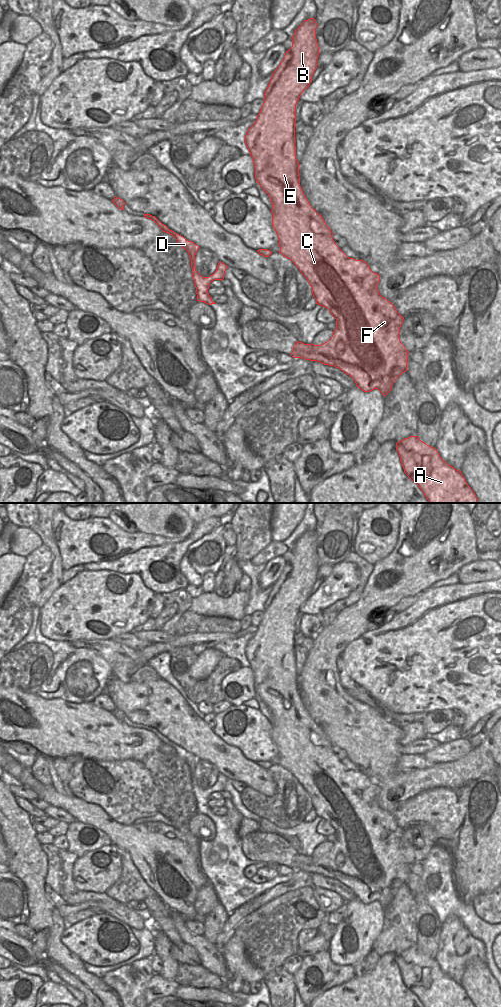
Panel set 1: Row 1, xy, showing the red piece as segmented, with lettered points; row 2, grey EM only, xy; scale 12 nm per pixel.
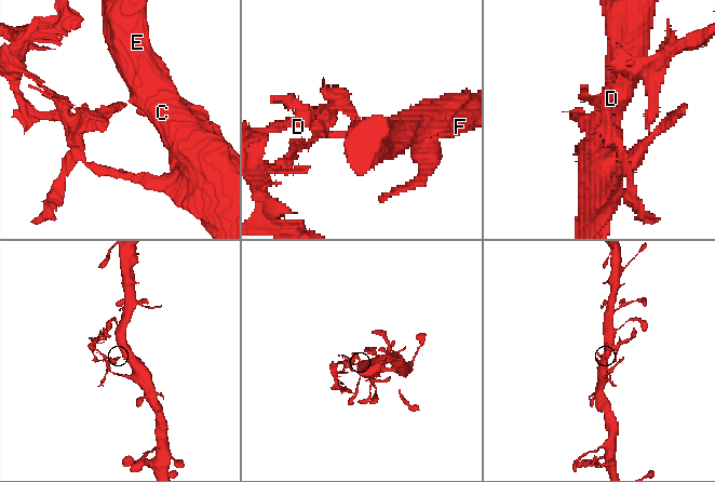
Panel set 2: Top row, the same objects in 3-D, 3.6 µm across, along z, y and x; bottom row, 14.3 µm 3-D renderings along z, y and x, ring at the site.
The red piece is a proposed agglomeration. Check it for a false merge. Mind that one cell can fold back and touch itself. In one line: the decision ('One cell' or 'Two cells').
One cell.

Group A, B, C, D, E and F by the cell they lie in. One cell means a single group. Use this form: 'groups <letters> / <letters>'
groups A B C D E F

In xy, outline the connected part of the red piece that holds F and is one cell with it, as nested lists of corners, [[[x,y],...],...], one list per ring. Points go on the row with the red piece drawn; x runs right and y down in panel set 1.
[[[314,18],[305,20],[292,36],[292,47],[286,51],[283,60],[272,73],[271,80],[264,92],[264,103],[257,120],[245,135],[245,144],[253,159],[255,179],[272,203],[272,227],[279,238],[279,247],[284,257],[290,259],[307,279],[316,304],[327,308],[336,319],[336,329],[332,337],[321,345],[296,342],[291,356],[305,360],[317,361],[324,365],[334,366],[351,376],[356,386],[364,392],[378,389],[386,396],[392,389],[393,383],[407,371],[408,352],[400,341],[400,328],[404,317],[395,306],[379,294],[377,285],[380,276],[374,273],[369,265],[361,260],[348,257],[333,240],[333,233],[325,223],[323,217],[312,208],[300,186],[299,162],[296,159],[295,122],[296,105],[301,94],[312,82],[312,76],[317,68],[319,46],[316,39],[317,23]]]

